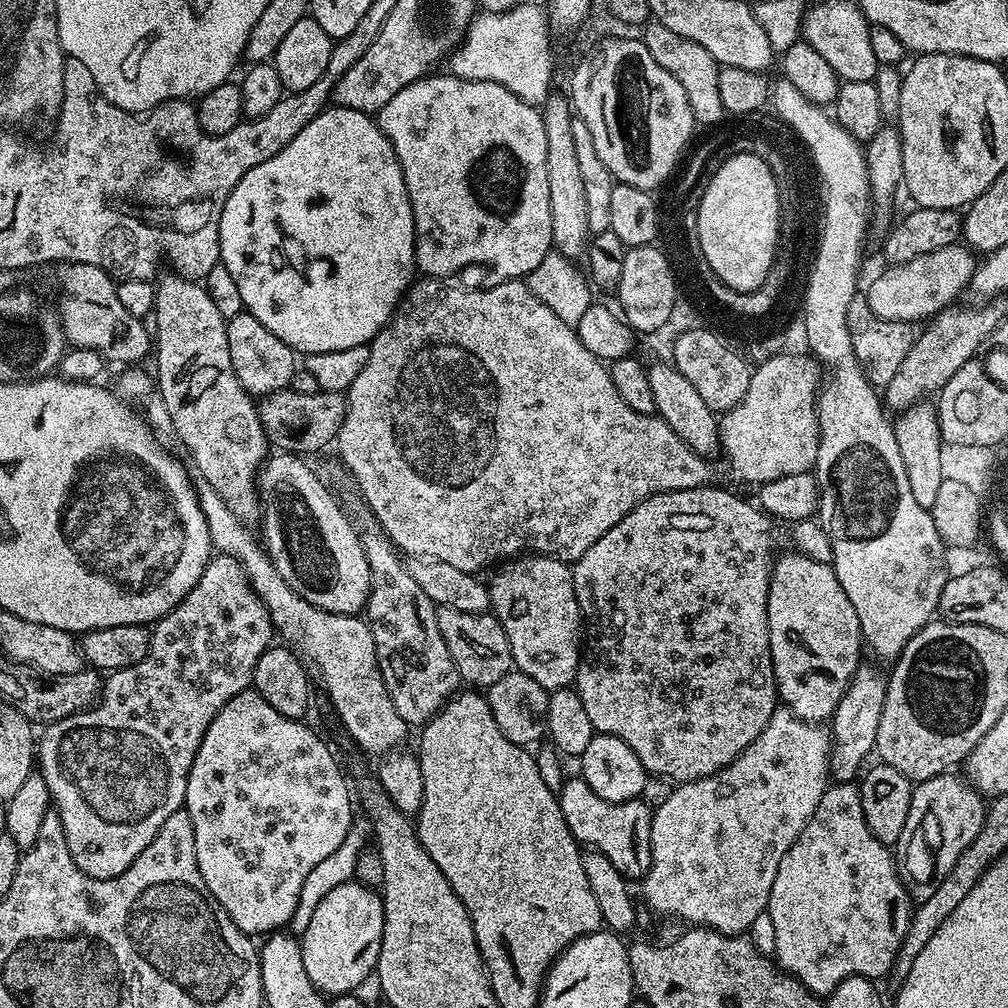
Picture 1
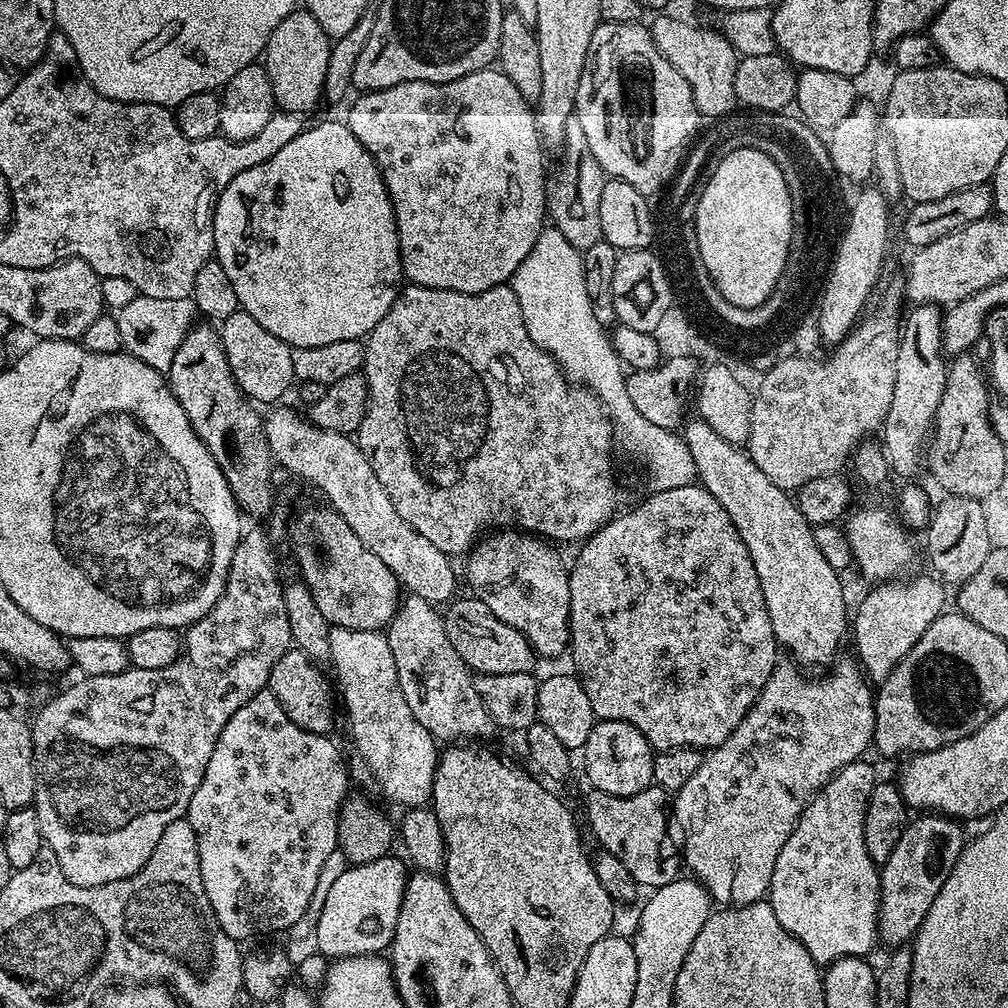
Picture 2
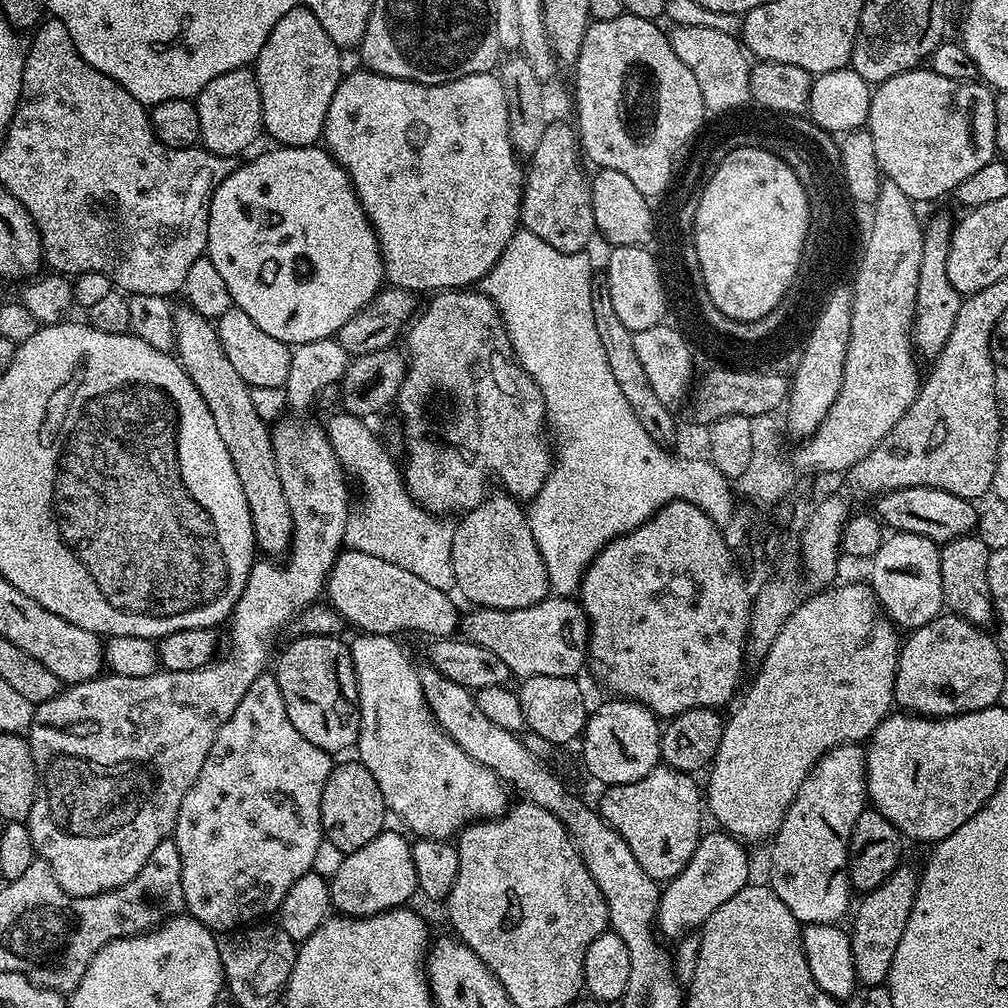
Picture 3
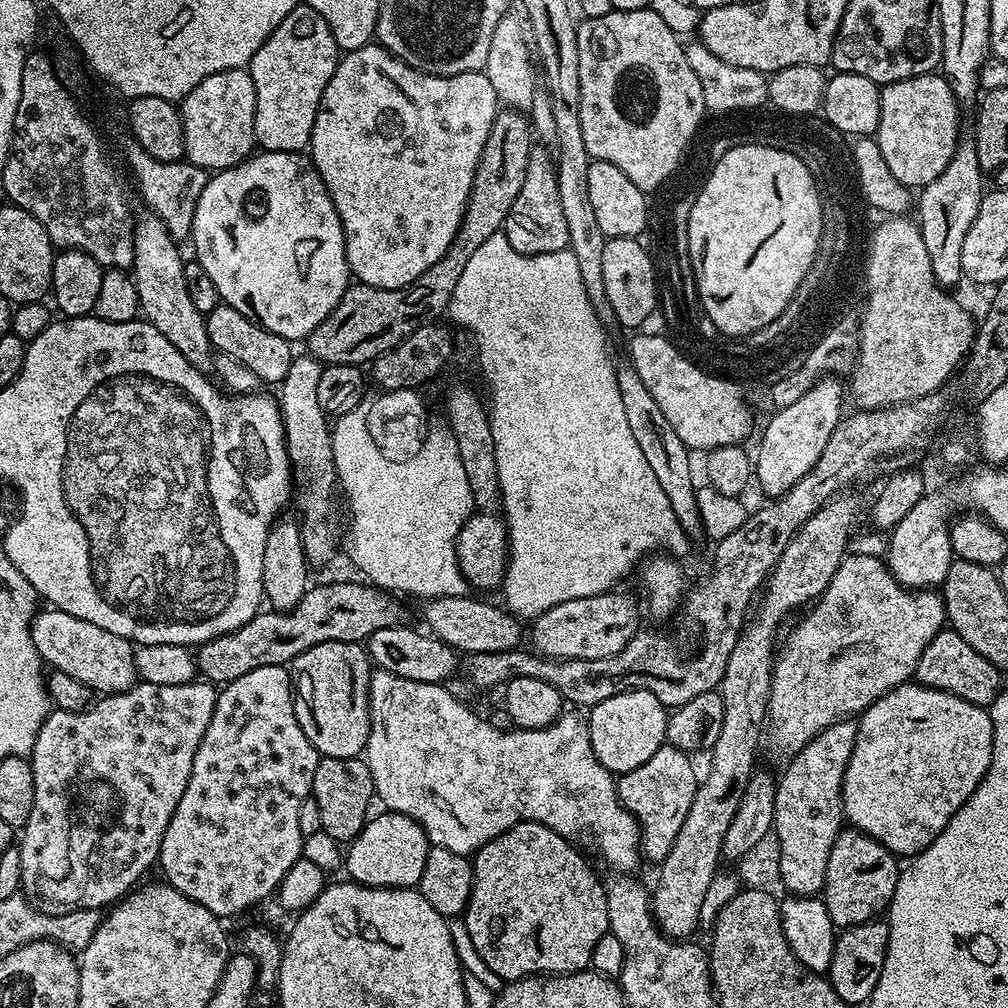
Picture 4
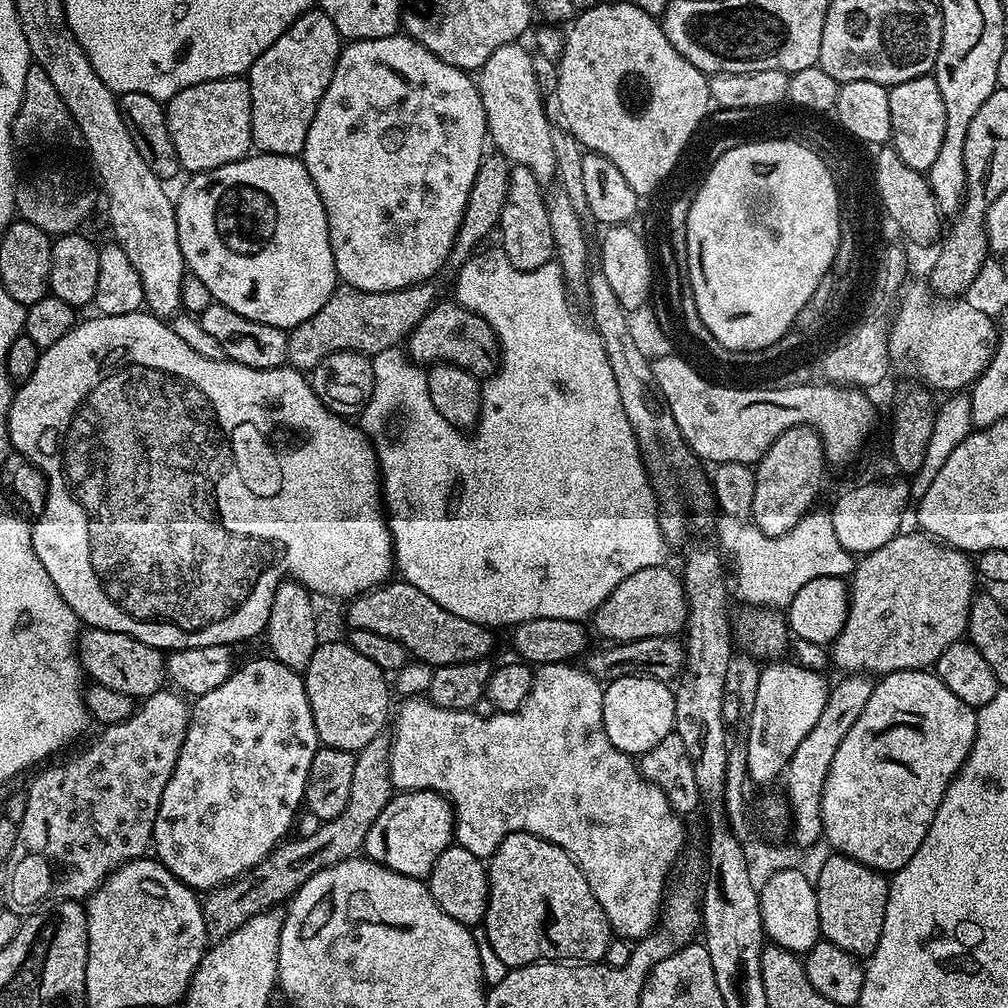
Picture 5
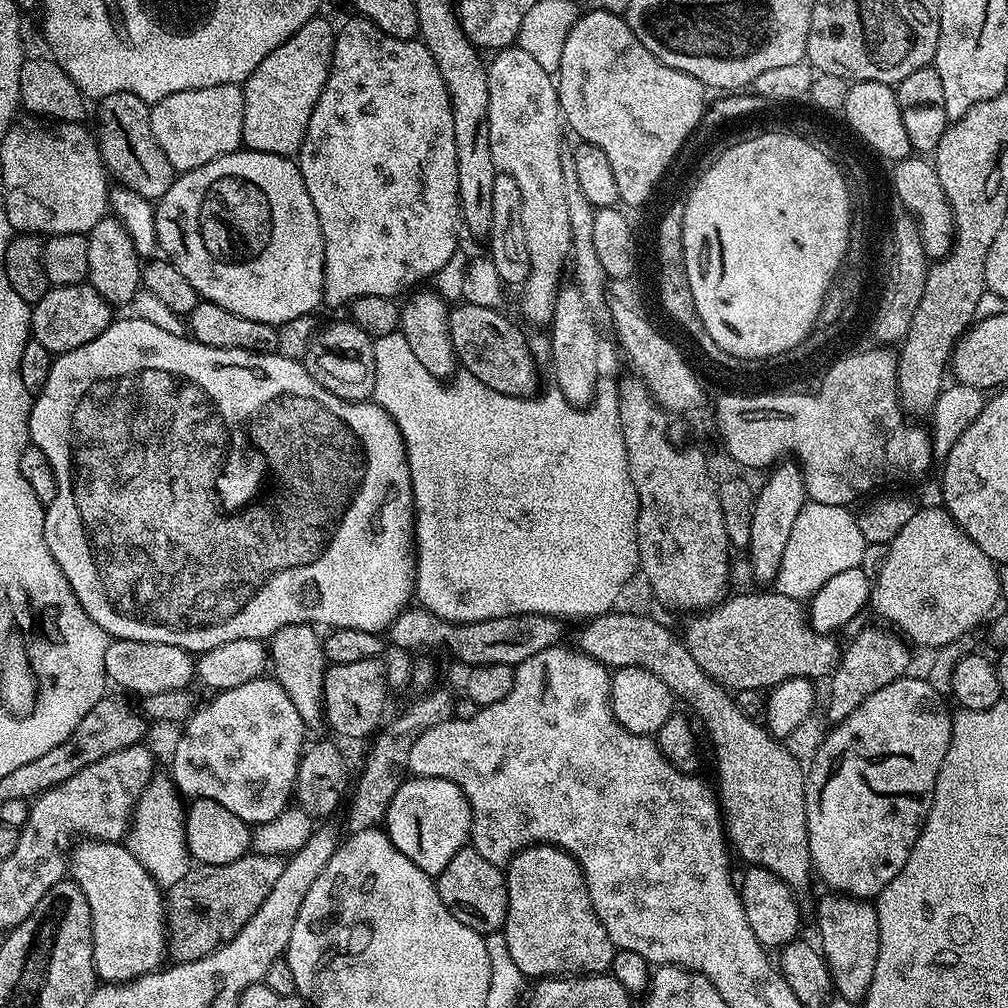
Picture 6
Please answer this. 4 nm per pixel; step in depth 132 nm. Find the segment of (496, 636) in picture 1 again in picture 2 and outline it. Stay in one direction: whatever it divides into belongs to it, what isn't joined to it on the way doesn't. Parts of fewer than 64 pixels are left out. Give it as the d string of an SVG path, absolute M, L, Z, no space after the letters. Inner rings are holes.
M453 599L443 609L442 615L446 635L450 637L454 650L458 650L458 658L462 658L468 669L476 674L518 674L535 669L538 657L524 633L514 630L514 626L506 626L502 618L494 618L494 614L490 614L490 610L481 600L458 599Z

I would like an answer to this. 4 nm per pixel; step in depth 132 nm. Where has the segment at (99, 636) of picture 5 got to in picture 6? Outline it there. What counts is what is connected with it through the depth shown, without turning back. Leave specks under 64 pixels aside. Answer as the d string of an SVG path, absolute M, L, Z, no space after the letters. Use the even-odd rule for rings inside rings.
M113 639L106 650L106 674L111 683L113 681L128 692L137 692L137 697L143 698L150 694L162 694L162 690L187 689L188 683L193 683L196 662L193 653L182 646Z

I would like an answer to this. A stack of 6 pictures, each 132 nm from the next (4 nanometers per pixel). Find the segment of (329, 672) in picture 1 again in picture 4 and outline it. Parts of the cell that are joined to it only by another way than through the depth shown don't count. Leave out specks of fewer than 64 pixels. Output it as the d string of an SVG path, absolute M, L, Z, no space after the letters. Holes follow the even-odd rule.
M379 670L373 671L372 681L370 682L370 690L368 691L368 705L370 706L370 734L368 735L368 741L364 747L362 753L363 759L368 765L370 774L372 775L372 786L374 789L374 796L377 801L380 800L384 803L383 807L389 812L397 812L398 814L406 814L410 818L414 818L422 826L422 830L428 836L429 845L433 848L445 848L446 850L454 850L454 854L462 854L466 857L471 857L482 846L486 846L486 842L490 842L494 838L498 838L498 834L502 834L506 830L510 830L514 825L520 823L521 820L533 820L538 822L542 826L546 826L550 830L557 832L562 838L572 841L577 846L585 846L584 844L592 844L592 848L609 864L613 869L611 870L616 874L632 874L635 873L635 868L642 864L642 853L640 851L640 823L633 818L632 815L622 806L622 802L616 797L616 780L613 773L606 770L606 766L602 766L602 762L598 762L598 758L594 758L594 750L590 746L590 734L588 733L588 721L583 715L580 716L568 716L569 714L561 714L552 721L551 724L547 724L545 728L517 728L513 727L512 732L507 732L504 728L495 728L488 720L483 720L480 716L475 716L454 693L448 689L448 686L444 684L427 684L426 682L414 682L410 678L398 678L394 674L389 672L382 672Z

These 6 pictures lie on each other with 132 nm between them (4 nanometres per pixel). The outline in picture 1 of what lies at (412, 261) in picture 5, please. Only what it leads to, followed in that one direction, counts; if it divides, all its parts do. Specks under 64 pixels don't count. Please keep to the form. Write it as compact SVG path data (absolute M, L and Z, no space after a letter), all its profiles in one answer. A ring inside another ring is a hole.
M429 74L410 82L378 113L378 123L382 134L390 138L390 146L394 146L394 154L402 166L402 178L406 182L406 190L410 198L410 210L414 214L414 234L416 235L416 266L425 277L448 278L471 264L485 264L493 268L500 278L526 278L553 251L552 231L550 230L550 189L546 179L546 126L539 107L527 104L518 98L506 86L498 82L482 82L481 80L463 80L451 74L436 76Z

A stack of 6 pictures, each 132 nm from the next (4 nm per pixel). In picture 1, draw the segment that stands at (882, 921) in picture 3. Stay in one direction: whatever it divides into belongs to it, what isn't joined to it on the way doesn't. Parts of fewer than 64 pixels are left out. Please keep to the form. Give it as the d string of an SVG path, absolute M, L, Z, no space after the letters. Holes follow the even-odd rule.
M943 772L929 780L919 781L912 789L910 814L906 826L894 846L894 859L900 880L913 901L919 902L934 894L936 884L950 874L950 866L958 862L958 854L978 838L986 811L985 797L981 796L963 775Z

